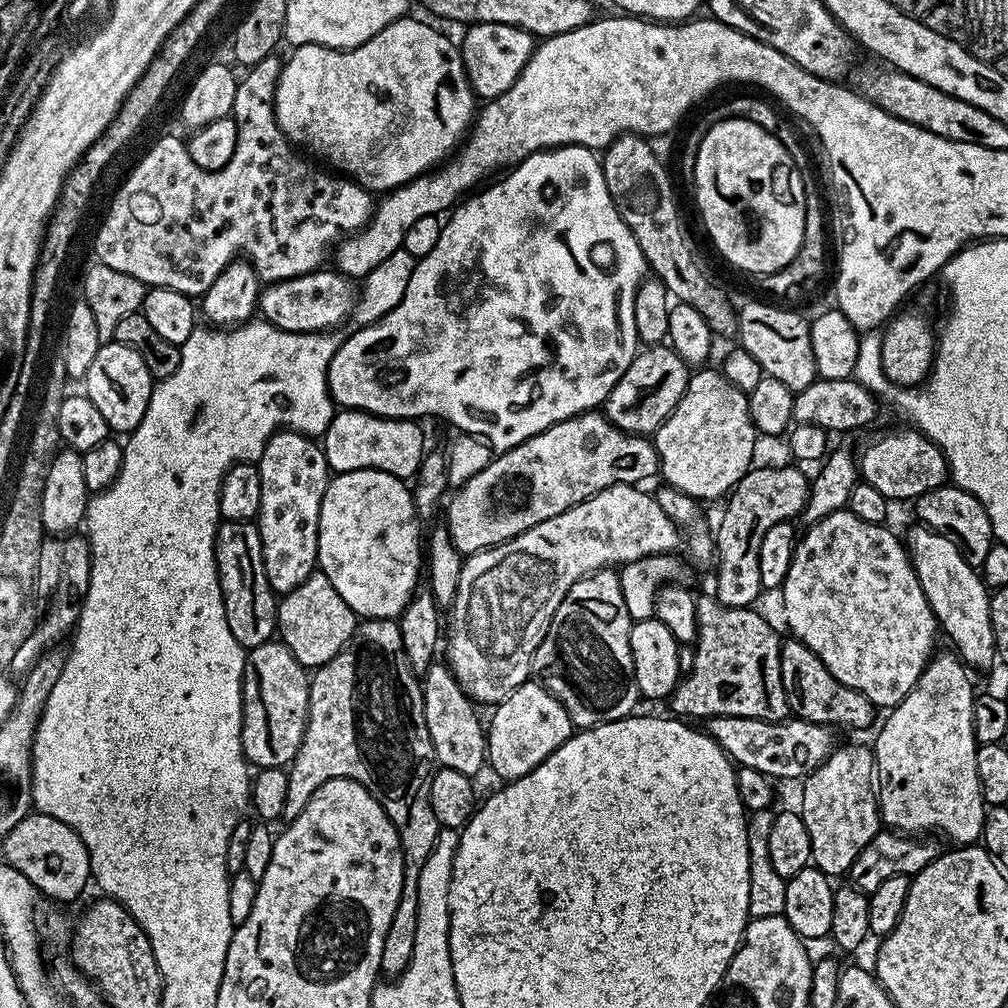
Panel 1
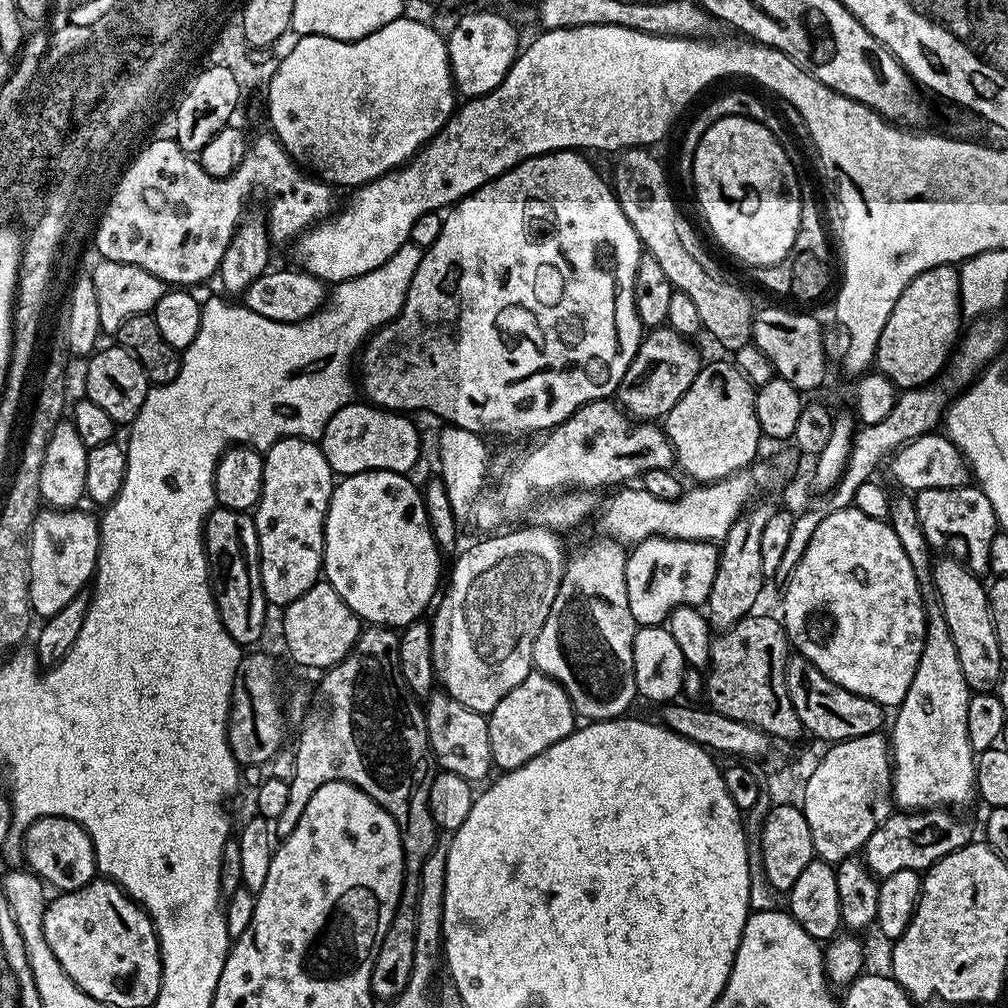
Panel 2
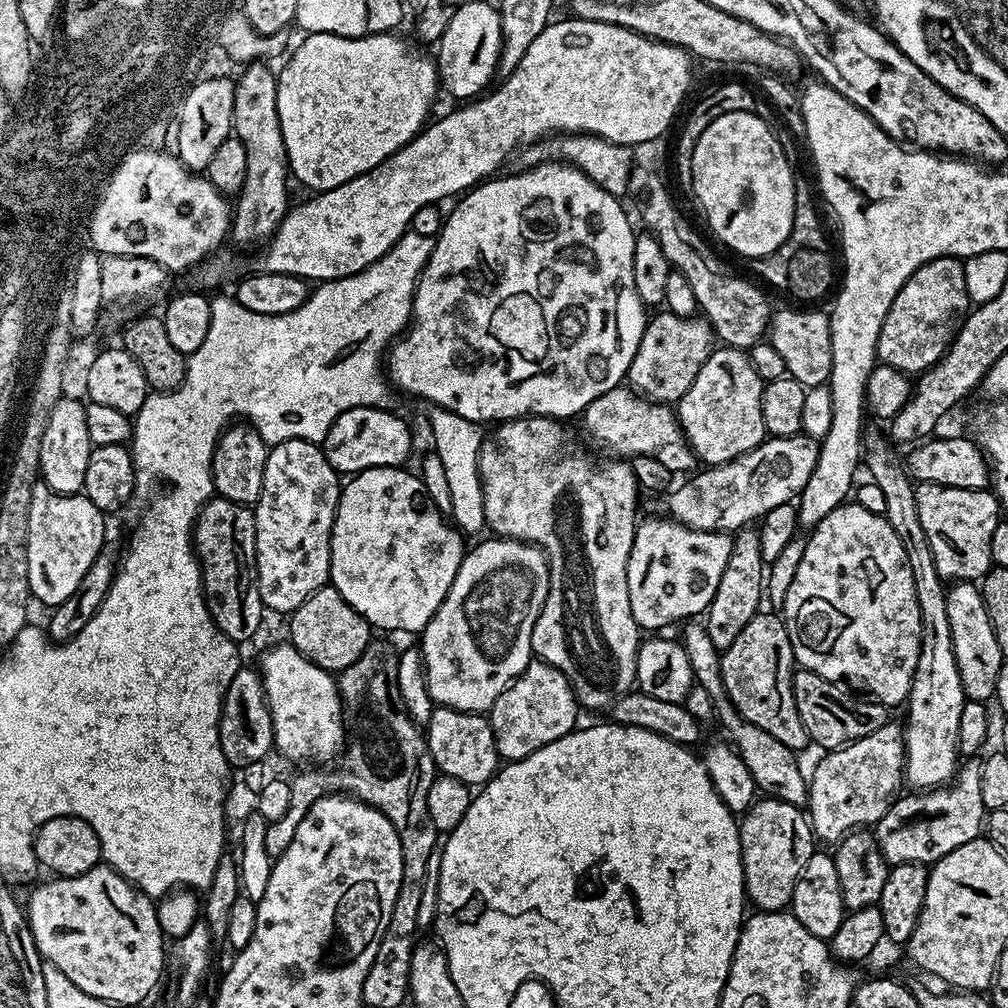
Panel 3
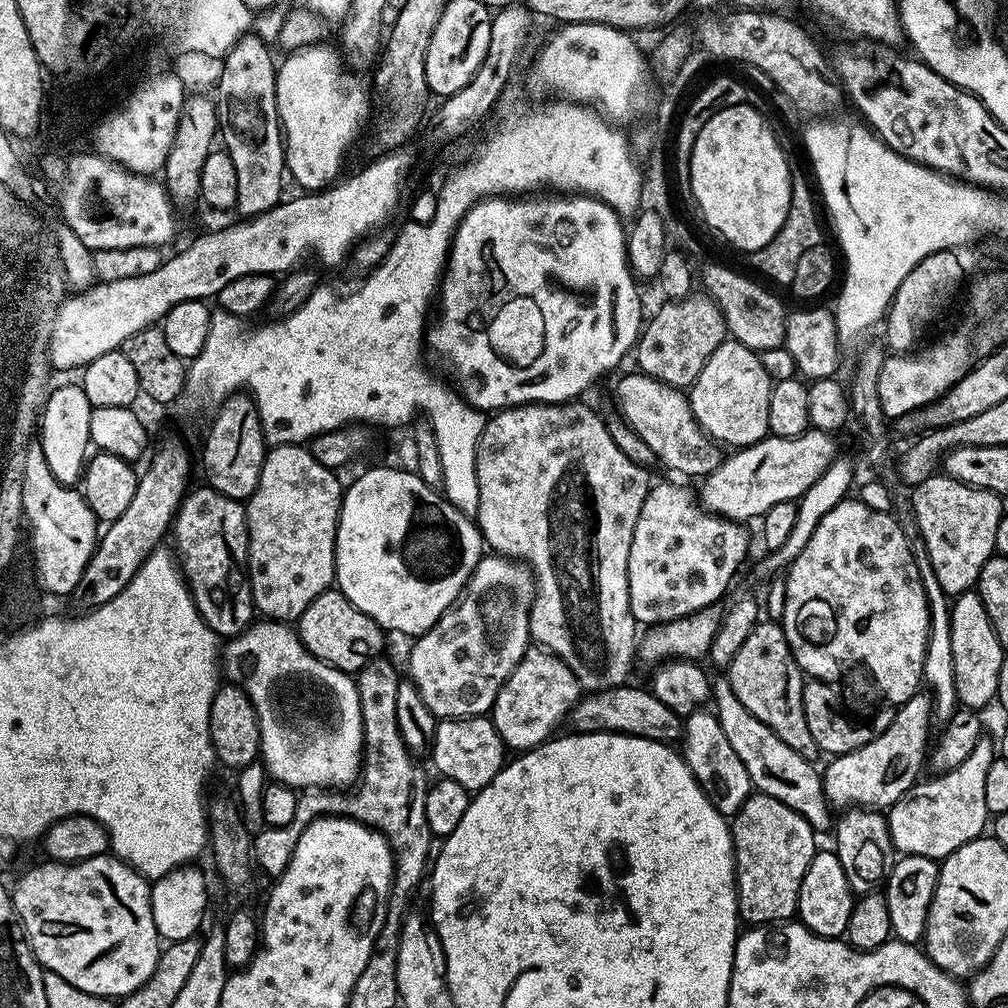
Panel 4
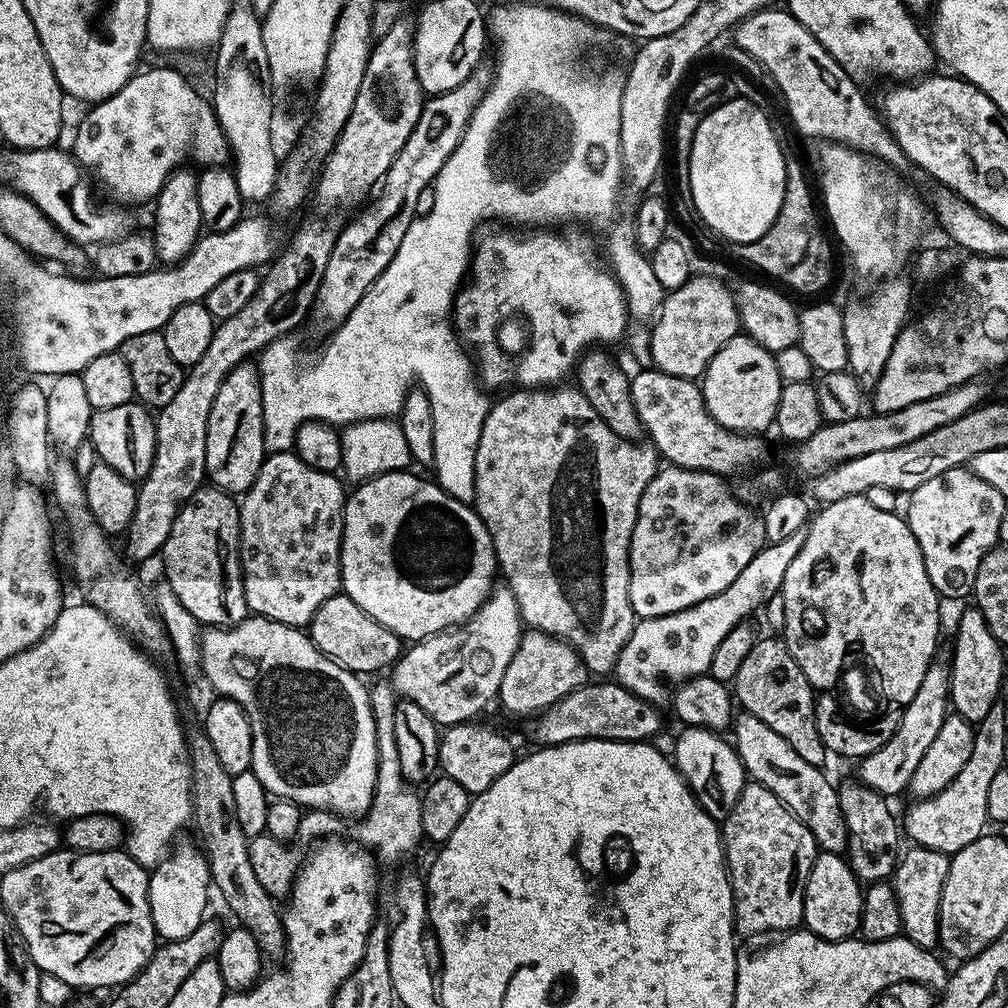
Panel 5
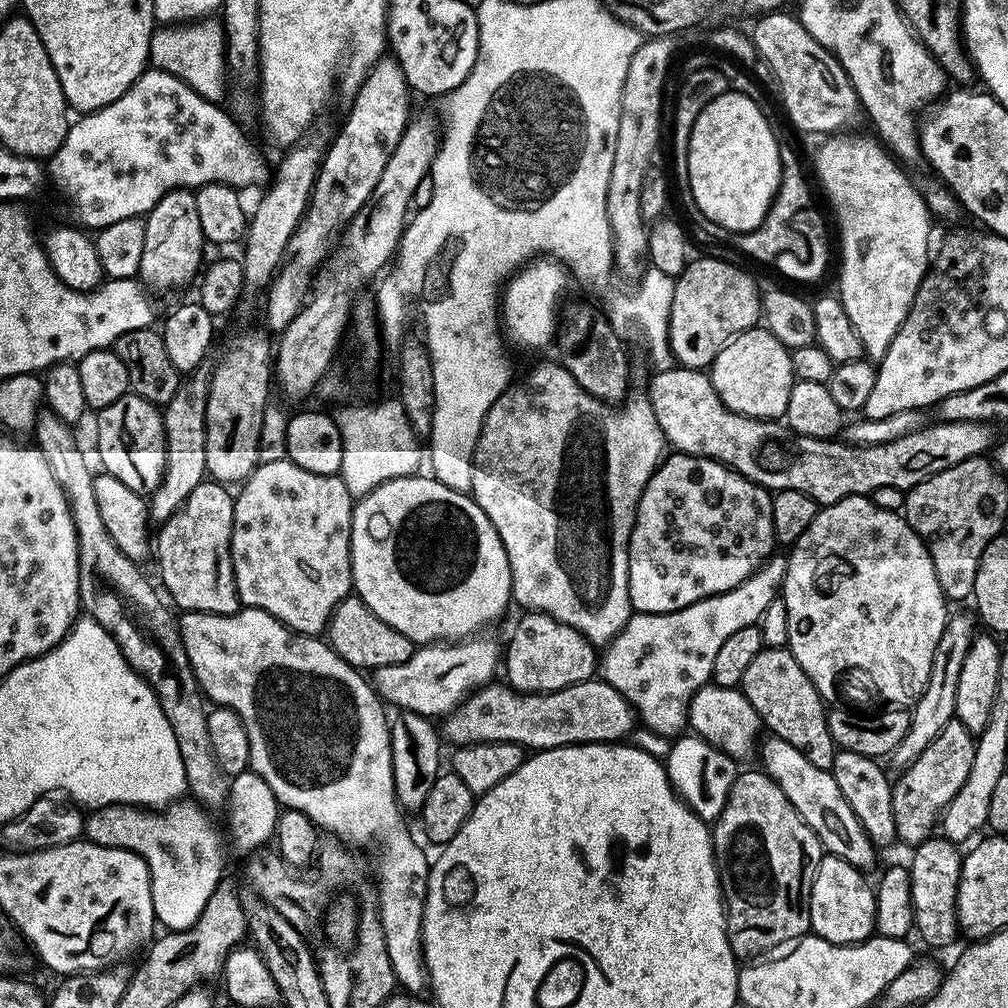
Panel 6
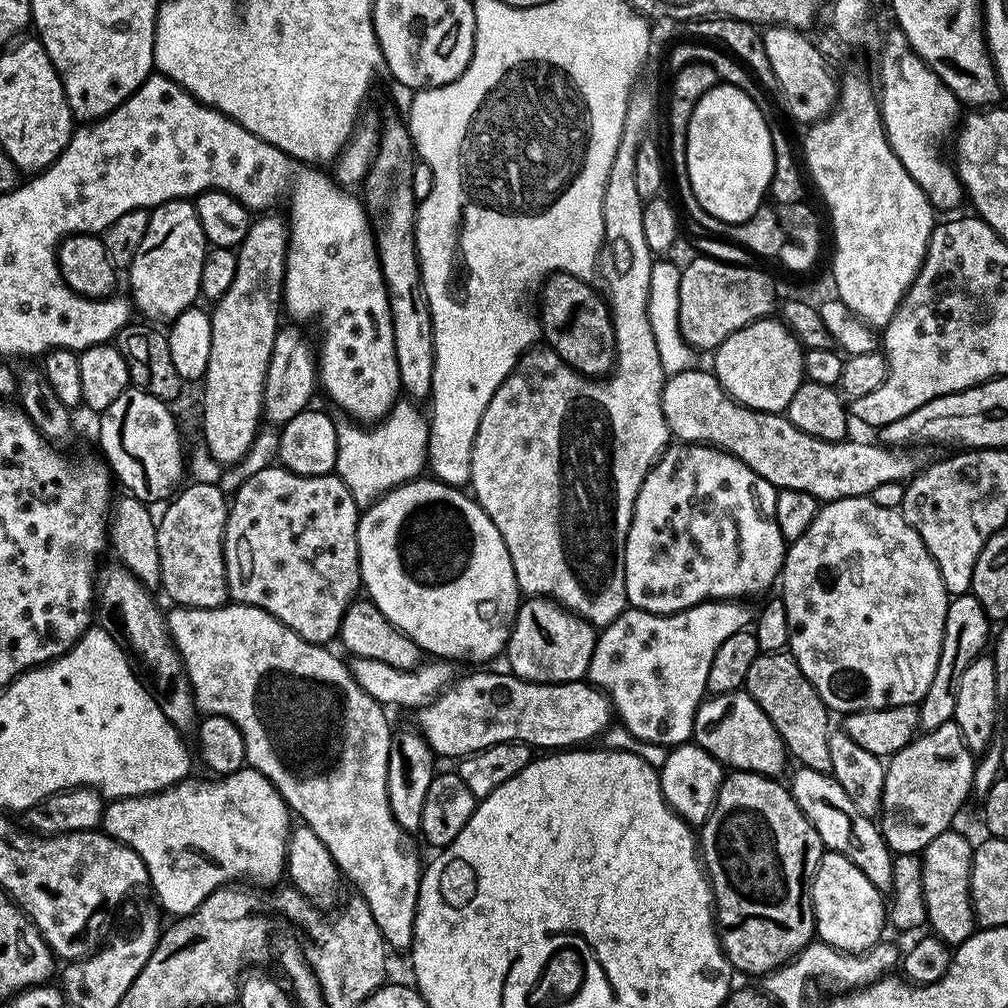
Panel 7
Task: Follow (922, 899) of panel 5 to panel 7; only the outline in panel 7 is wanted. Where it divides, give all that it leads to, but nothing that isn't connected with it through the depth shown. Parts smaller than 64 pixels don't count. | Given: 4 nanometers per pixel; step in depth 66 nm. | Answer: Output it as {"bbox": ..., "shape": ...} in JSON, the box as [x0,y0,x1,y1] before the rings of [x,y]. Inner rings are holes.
{"bbox":[920,831,978,946],"shape":[[[956,831],[938,834],[938,838],[934,838],[934,842],[930,842],[930,846],[926,846],[920,856],[920,865],[924,867],[924,897],[928,903],[927,927],[931,935],[949,946],[966,942],[966,938],[970,938],[978,928],[968,895],[974,844]]]}

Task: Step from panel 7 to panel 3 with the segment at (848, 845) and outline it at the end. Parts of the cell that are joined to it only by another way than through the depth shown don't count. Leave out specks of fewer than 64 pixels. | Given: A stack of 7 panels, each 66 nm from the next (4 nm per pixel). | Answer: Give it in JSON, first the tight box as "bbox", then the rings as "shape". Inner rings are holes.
{"bbox":[682,620,808,808],"shape":[[[691,620],[687,621],[683,628],[682,643],[687,652],[687,657],[690,658],[693,679],[697,687],[710,694],[715,719],[717,722],[719,720],[729,736],[727,739],[735,746],[743,761],[746,762],[747,769],[750,770],[757,787],[773,799],[784,800],[787,804],[799,808],[803,807],[808,798],[808,780],[805,773],[803,776],[796,762],[795,751],[786,747],[784,743],[778,742],[772,734],[767,734],[760,727],[747,723],[738,714],[736,707],[733,706],[726,694],[725,684],[721,678],[720,650],[710,641],[707,627],[701,621]]]}

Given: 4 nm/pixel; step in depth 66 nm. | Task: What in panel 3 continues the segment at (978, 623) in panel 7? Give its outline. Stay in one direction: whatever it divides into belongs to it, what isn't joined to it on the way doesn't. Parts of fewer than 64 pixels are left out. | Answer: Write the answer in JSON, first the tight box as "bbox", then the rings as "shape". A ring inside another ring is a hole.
{"bbox":[806,722,906,842],"shape":[[[889,722],[874,730],[874,734],[866,734],[866,738],[825,751],[823,755],[807,781],[806,812],[817,841],[839,842],[849,832],[875,826],[897,799],[900,783],[903,785],[906,780],[904,730],[899,723]]]}

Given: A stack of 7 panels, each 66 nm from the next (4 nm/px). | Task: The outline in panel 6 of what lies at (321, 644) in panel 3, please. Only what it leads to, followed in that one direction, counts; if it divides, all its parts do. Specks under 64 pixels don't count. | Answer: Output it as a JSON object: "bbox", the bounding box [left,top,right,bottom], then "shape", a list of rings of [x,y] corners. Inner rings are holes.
{"bbox":[326,596,414,670],"shape":[[[347,596],[333,610],[326,625],[326,642],[341,658],[357,670],[375,670],[382,666],[398,666],[398,662],[406,662],[414,651],[414,645],[406,634],[394,630],[382,618],[378,618],[362,602],[359,596]]]}

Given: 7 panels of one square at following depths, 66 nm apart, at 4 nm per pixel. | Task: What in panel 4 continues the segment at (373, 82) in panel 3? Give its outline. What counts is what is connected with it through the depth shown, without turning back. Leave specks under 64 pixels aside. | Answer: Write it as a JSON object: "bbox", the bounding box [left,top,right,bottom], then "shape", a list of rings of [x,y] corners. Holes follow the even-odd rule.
{"bbox":[276,42,369,193],"shape":[[[324,42],[295,49],[276,69],[276,105],[280,115],[280,127],[285,142],[284,162],[286,172],[304,187],[305,193],[319,192],[339,181],[345,171],[344,159],[352,148],[352,143],[360,136],[364,123],[369,123],[368,92],[354,80],[351,71],[346,72],[345,61],[335,47],[327,48]]]}

